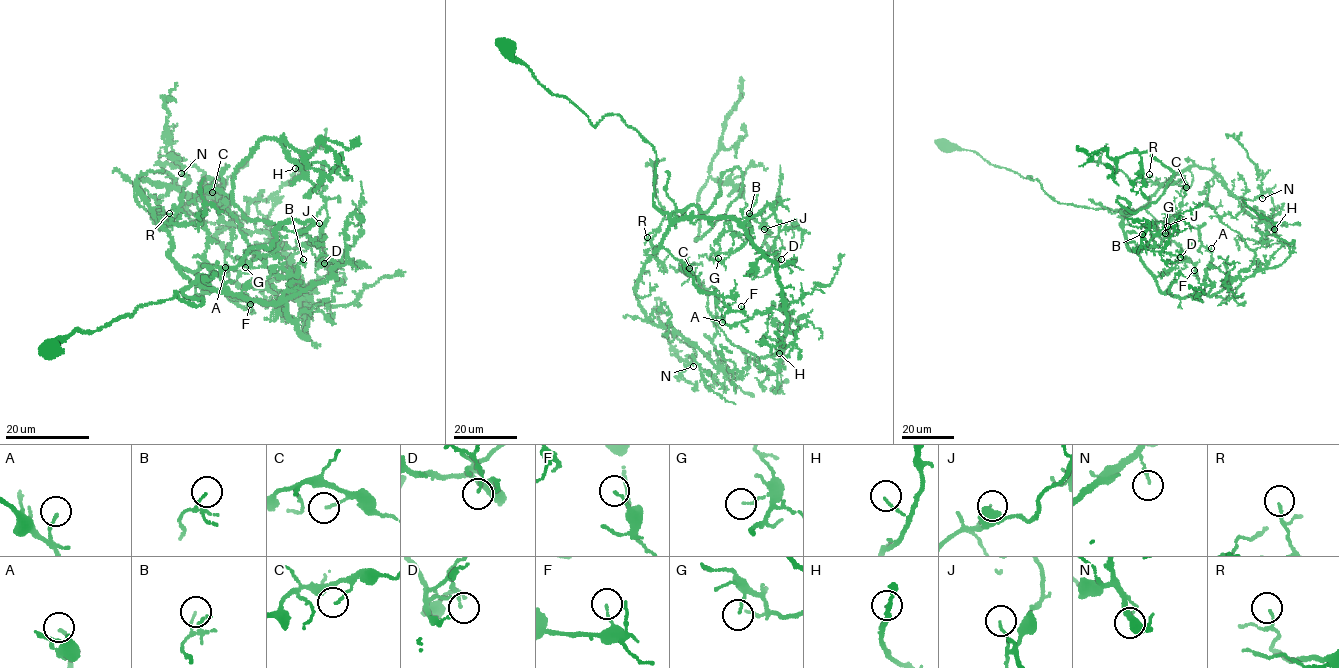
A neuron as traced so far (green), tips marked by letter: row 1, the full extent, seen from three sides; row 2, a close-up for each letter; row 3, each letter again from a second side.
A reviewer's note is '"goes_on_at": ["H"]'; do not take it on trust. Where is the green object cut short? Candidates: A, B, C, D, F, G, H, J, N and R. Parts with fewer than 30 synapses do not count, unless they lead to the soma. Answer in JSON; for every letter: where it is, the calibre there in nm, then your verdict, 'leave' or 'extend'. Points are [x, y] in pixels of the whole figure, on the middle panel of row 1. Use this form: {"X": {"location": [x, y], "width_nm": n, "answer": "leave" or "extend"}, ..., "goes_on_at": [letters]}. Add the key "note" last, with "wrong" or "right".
{"A": {"location": [722, 322], "width_nm": 140, "answer": "leave"}, "B": {"location": [749, 213], "width_nm": 70, "answer": "leave"}, "C": {"location": [689, 268], "width_nm": 110, "answer": "leave"}, "D": {"location": [781, 259], "width_nm": 110, "answer": "leave"}, "F": {"location": [741, 306], "width_nm": 120, "answer": "leave"}, "G": {"location": [718, 258], "width_nm": 100, "answer": "leave"}, "H": {"location": [779, 353], "width_nm": 90, "answer": "leave"}, "J": {"location": [764, 229], "width_nm": 90, "answer": "leave"}, "N": {"location": [693, 366], "width_nm": 110, "answer": "leave"}, "R": {"location": [647, 237], "width_nm": 100, "answer": "leave"}, "goes_on_at": [], "note": "wrong"}

